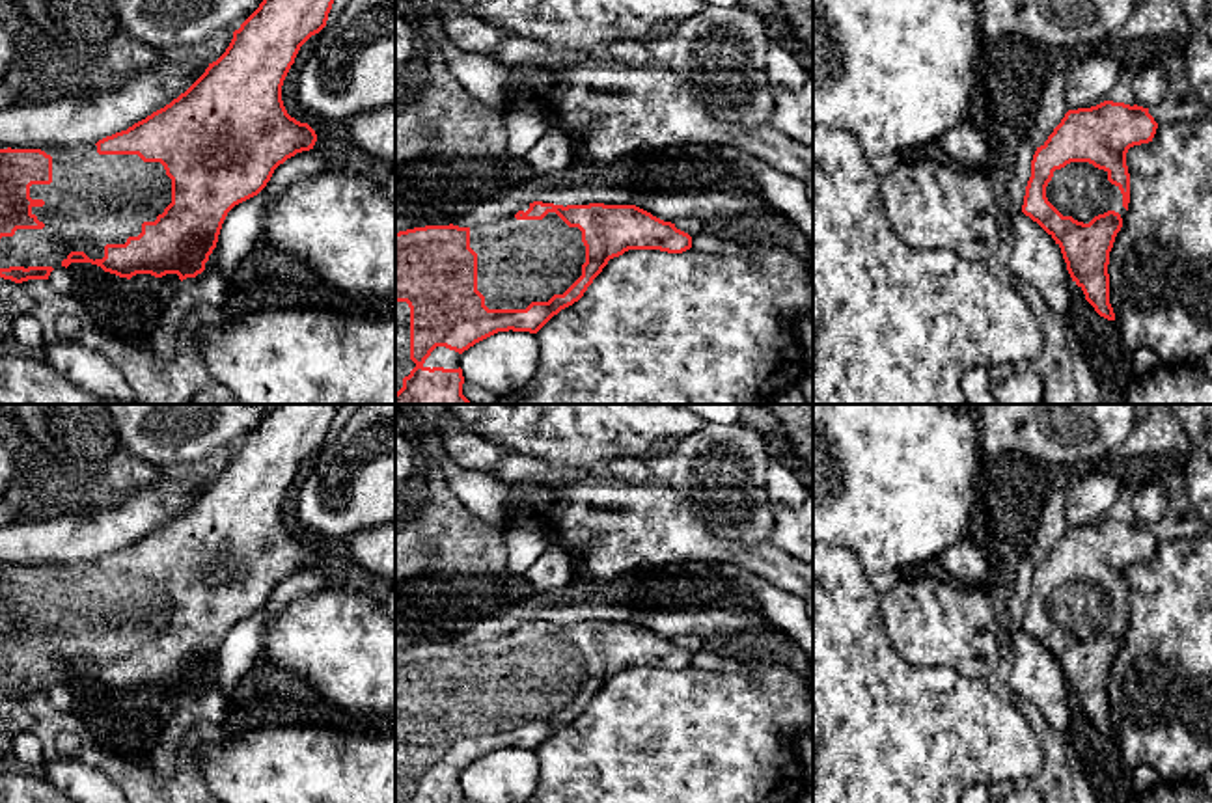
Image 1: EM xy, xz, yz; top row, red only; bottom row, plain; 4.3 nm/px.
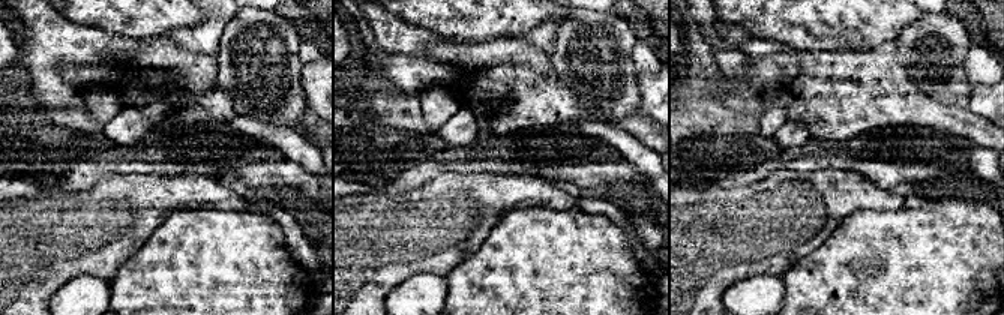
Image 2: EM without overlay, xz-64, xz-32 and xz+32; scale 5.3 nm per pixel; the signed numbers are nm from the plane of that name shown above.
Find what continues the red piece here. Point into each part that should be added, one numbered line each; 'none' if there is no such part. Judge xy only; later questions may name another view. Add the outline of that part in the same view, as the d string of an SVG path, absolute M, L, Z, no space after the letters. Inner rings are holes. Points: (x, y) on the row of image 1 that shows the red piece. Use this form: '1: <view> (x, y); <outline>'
1: xy (94, 200); M97 145L71 149L41 149L52 157L52 183L32 184L30 197L43 199L32 214L43 229L17 229L0 238L0 268L52 266L60 268L71 252L103 259L106 244L125 244L142 233L144 222L155 222L172 203L172 179L160 162L144 162L138 155L99 155Z

